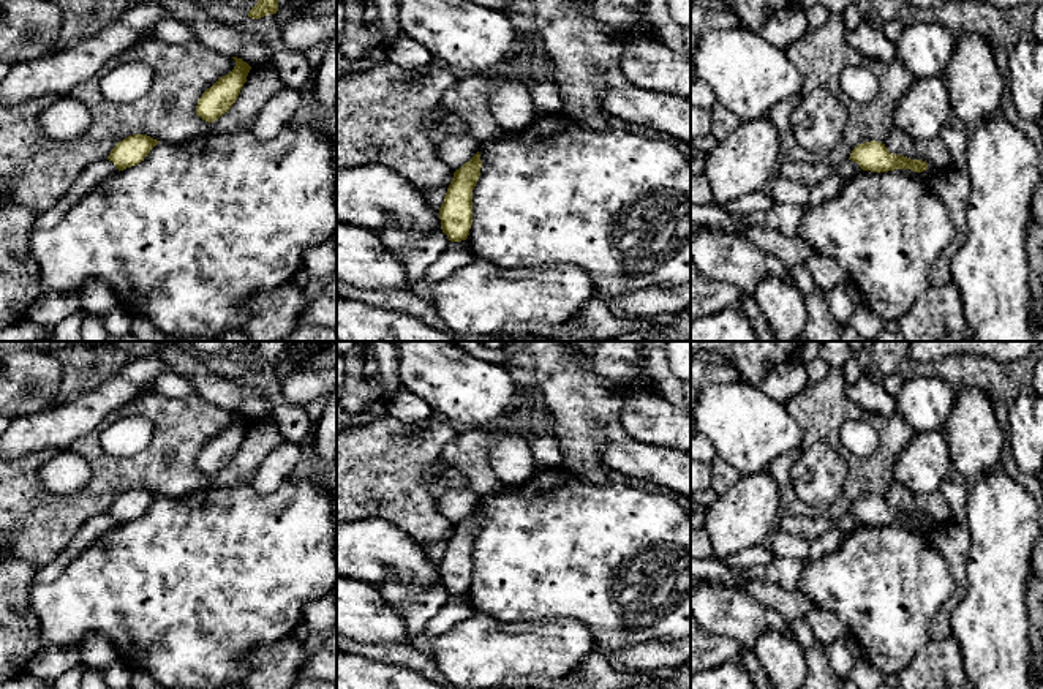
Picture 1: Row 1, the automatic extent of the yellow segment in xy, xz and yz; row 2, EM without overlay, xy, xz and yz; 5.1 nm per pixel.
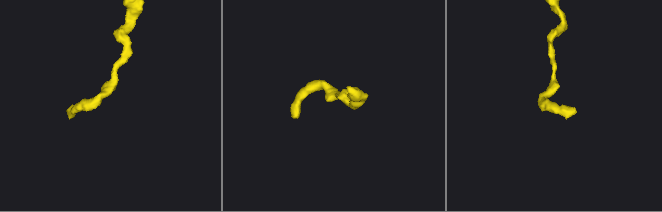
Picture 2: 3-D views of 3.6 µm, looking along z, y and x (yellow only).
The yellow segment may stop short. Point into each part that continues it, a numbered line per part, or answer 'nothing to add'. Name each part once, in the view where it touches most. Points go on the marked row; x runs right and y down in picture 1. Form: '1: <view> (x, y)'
nothing to add

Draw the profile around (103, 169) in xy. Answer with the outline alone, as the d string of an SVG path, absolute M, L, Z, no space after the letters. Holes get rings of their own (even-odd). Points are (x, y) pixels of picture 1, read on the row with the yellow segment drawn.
M107 158L90 164L74 180L70 190L38 218L33 229L49 229L55 226L92 188L111 179L117 171L115 164Z

